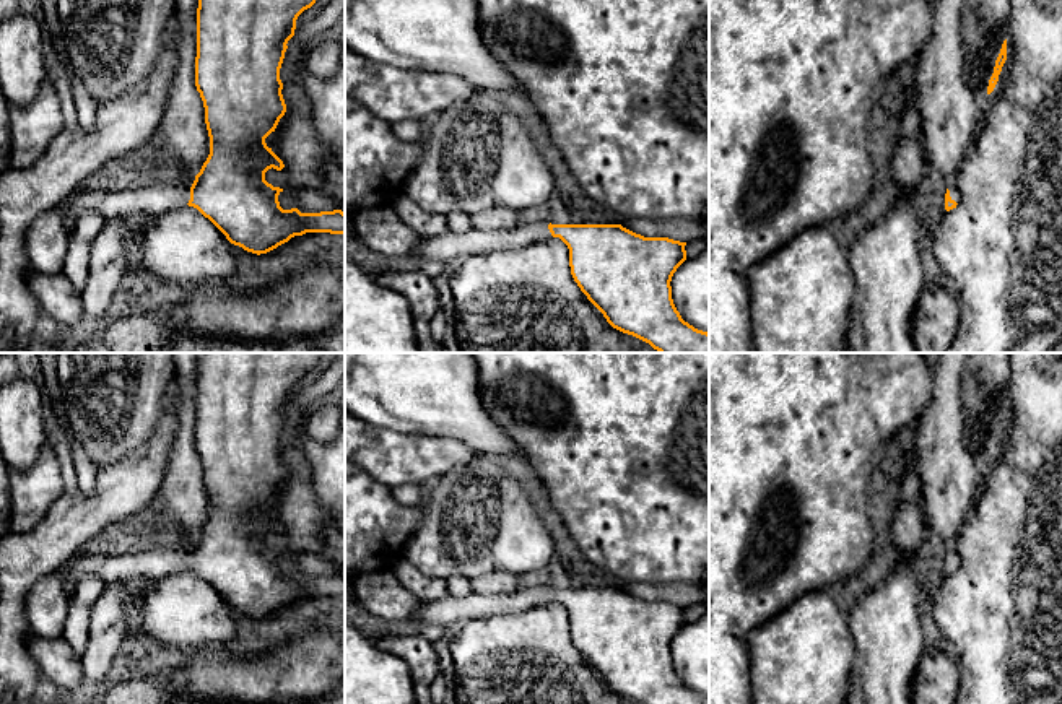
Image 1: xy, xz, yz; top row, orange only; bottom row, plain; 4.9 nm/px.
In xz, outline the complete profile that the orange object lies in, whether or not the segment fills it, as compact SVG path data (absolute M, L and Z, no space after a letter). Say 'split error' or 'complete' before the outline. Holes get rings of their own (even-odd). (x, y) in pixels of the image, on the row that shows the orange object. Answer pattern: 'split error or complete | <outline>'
split error | M530 223L506 231L444 232L420 242L413 252L431 260L468 259L488 250L524 249L532 242L559 237L569 249L571 275L607 322L649 343L659 353L709 353L709 333L685 322L672 299L672 276L686 260L686 242L668 237L644 237L621 224Z

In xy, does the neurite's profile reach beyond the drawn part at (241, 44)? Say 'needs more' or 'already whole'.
needs more

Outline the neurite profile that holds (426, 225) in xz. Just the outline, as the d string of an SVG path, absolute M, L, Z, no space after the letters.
M402 193L392 206L398 218L423 239L449 232L447 218L444 215L424 211L405 193Z

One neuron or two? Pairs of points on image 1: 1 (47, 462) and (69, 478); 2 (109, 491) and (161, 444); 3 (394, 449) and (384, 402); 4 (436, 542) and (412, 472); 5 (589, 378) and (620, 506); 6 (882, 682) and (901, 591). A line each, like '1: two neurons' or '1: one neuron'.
1: two neurons
2: one neuron
3: two neurons
4: two neurons
5: one neuron
6: one neuron

